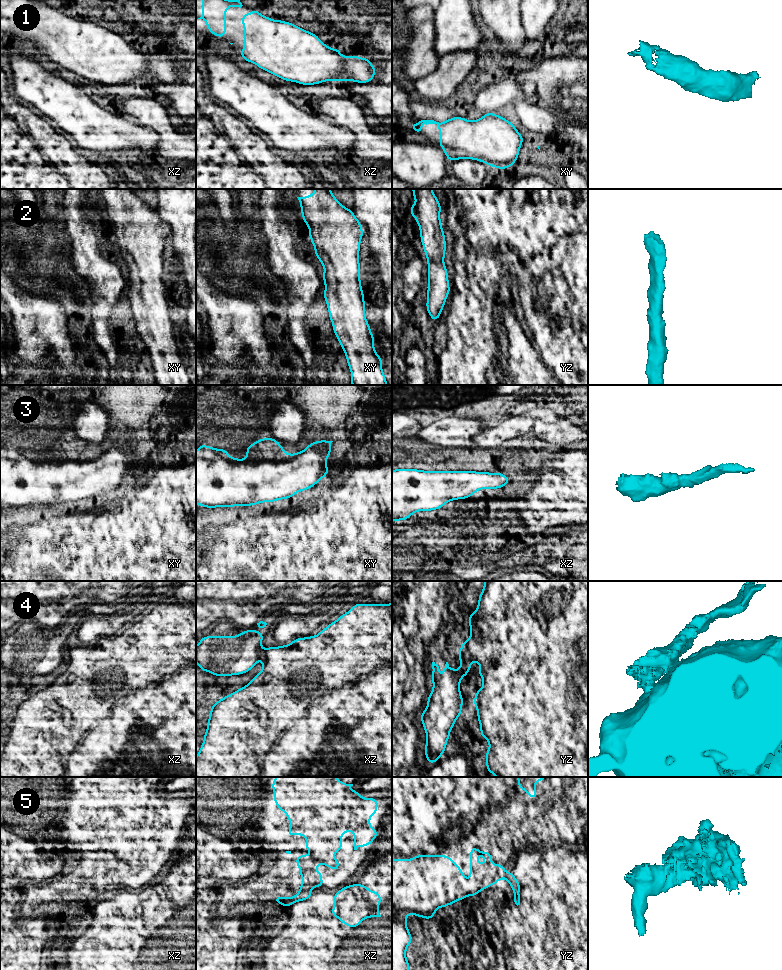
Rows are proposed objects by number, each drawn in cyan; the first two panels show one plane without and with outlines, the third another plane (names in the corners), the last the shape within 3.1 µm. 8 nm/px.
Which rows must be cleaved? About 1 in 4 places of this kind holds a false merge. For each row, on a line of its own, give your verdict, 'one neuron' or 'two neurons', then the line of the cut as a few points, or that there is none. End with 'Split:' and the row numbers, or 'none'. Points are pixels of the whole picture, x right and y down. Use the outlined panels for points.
1: one neuron; no cut
2: one neuron; no cut
3: one neuron; no cut
4: two neurons; cut in yz along (461, 667), (470, 670)
5: two neurons; cut in xz along (300, 890), (308, 891)
Split: 4, 5

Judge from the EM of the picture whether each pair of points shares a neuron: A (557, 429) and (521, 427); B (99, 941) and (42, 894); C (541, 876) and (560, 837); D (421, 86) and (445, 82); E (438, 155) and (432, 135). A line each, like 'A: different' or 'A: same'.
A: different
B: different
C: different
D: same
E: different

